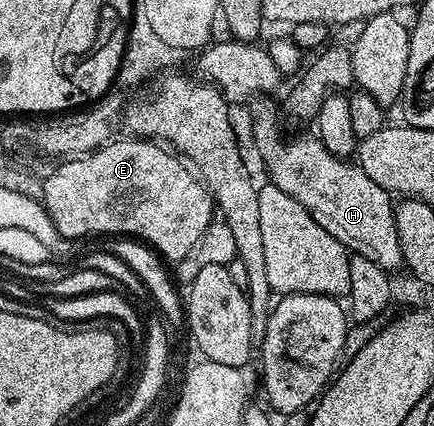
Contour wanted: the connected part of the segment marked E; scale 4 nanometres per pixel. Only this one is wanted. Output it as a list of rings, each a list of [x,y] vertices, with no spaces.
[[[125,136],[122,142],[118,140],[110,141],[101,147],[100,150],[94,150],[91,154],[78,156],[72,160],[65,160],[60,163],[61,166],[54,172],[50,178],[44,179],[43,205],[45,211],[51,216],[55,228],[61,234],[62,238],[72,240],[72,238],[85,238],[88,234],[109,234],[108,236],[132,236],[148,244],[162,259],[176,264],[181,258],[187,256],[196,242],[204,233],[208,232],[208,226],[215,221],[215,203],[208,190],[205,189],[200,177],[172,149],[166,148],[162,143],[136,136]]]

